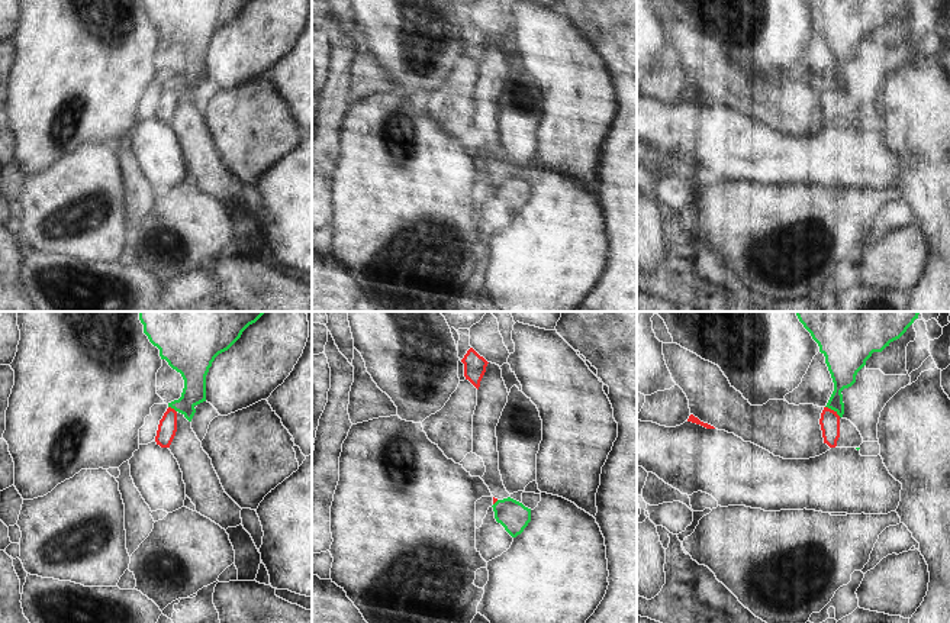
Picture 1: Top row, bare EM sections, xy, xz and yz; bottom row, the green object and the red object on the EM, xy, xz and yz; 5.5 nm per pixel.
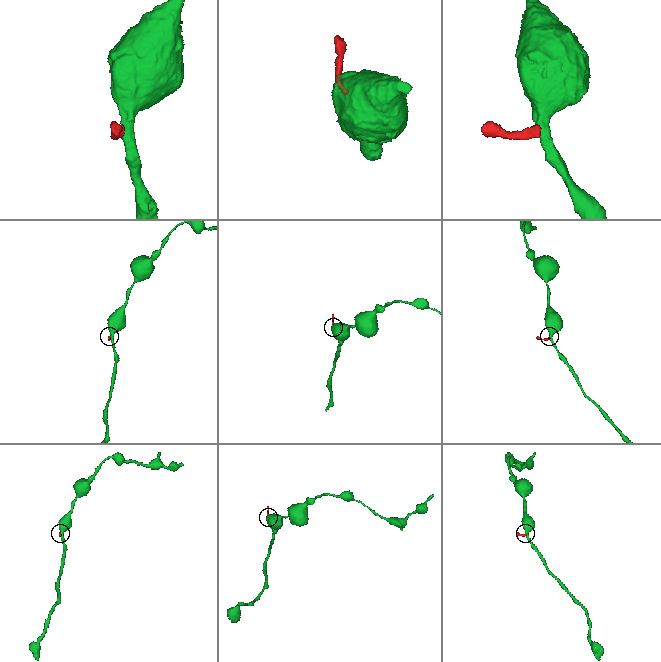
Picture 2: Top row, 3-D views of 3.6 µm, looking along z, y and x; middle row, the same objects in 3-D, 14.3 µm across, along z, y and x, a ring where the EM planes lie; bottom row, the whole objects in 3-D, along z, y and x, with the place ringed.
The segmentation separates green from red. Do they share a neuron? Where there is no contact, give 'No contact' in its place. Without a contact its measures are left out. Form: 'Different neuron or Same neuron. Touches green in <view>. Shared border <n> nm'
Different neuron. Touches green in yz. Shared border 110 nm.

